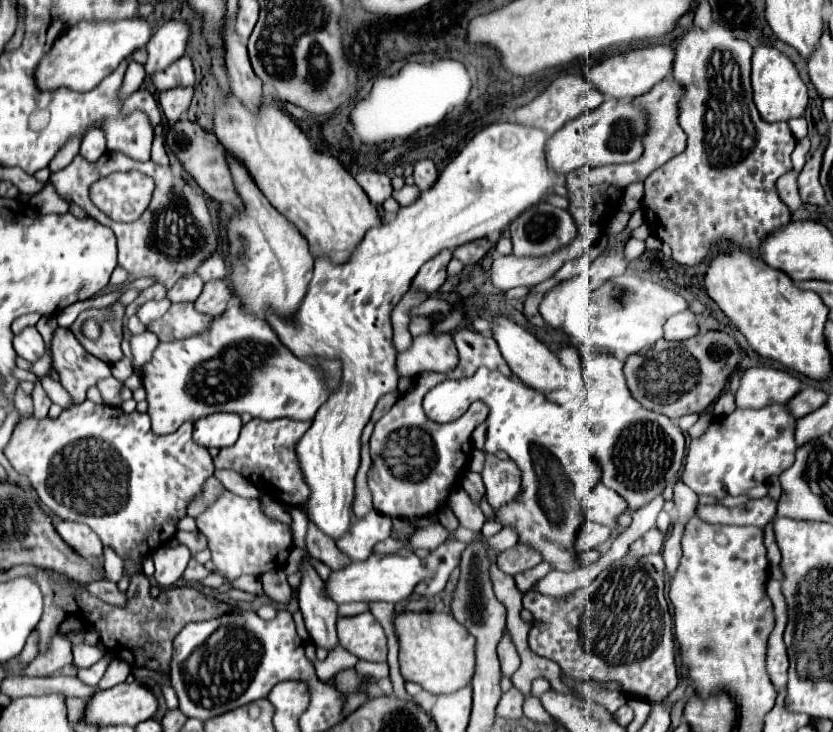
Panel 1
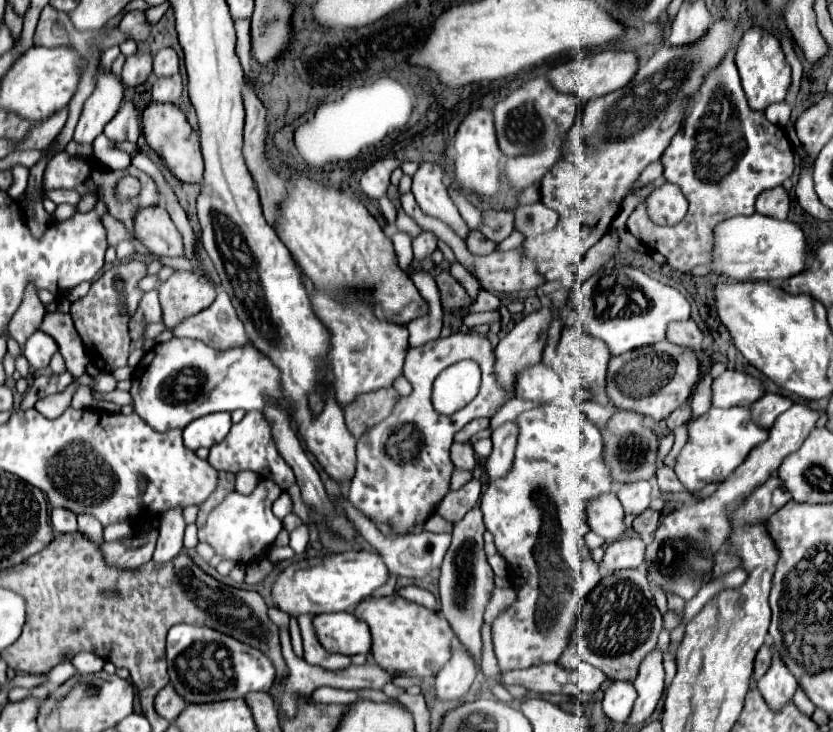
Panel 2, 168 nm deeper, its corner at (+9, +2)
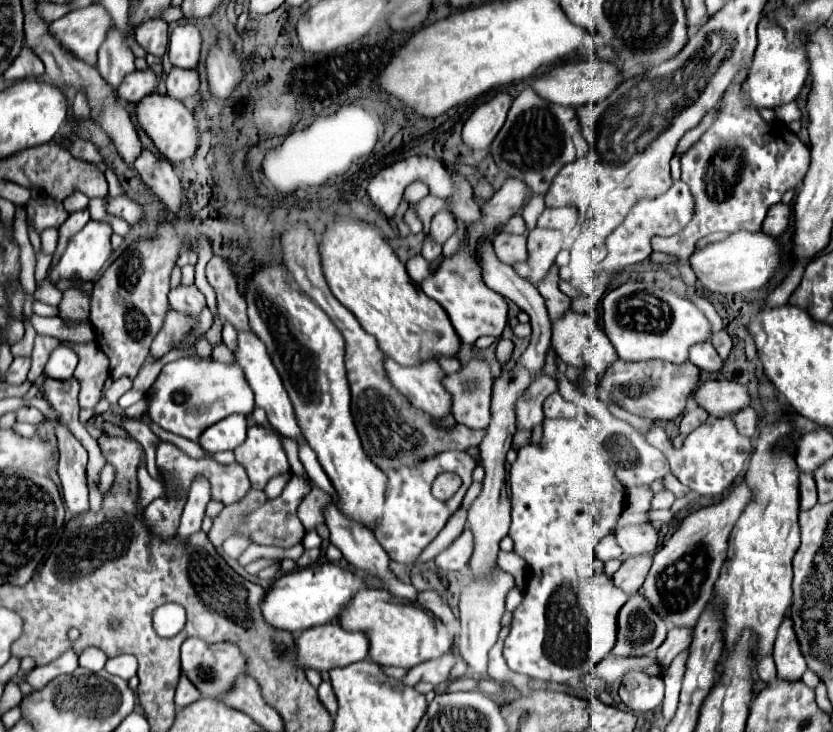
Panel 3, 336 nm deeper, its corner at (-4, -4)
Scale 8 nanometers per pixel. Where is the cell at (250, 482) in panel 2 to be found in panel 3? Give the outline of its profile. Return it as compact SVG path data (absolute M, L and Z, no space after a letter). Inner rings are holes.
M288 472L288 474L284 474L284 476L274 476L268 484L266 484L266 488L264 488L264 492L266 492L266 496L268 498L276 498L276 496L280 496L280 492L284 490L284 486L288 484L288 480L292 478L292 474Z

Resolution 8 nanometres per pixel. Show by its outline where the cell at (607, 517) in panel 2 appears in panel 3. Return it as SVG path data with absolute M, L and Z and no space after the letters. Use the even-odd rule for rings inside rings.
M652 524L640 526L626 526L616 532L618 546L622 548L624 556L640 556L640 554L654 554L658 548L658 532Z

